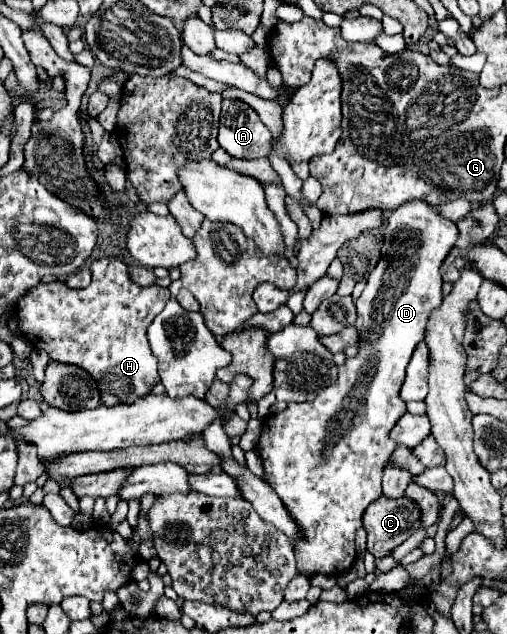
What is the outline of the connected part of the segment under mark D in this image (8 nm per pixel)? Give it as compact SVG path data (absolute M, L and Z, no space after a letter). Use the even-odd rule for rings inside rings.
M407 201L407 205L391 211L387 215L383 231L385 241L381 249L381 261L369 275L363 295L355 301L355 327L361 335L359 355L355 359L347 359L345 365L339 367L337 381L331 387L323 389L313 401L289 403L285 411L267 417L257 445L257 453L267 473L265 481L277 491L277 495L299 521L305 533L305 539L295 545L295 557L299 573L307 577L317 573L327 573L335 577L343 575L353 567L357 559L355 531L361 527L361 515L367 505L381 497L379 481L383 477L385 463L397 449L389 433L395 427L395 421L399 421L399 417L407 413L407 403L399 397L405 369L415 345L425 335L425 325L431 311L437 309L443 301L443 281L439 275L439 267L459 237L457 225L451 219L443 217L435 209L435 205L427 205L425 201Z

